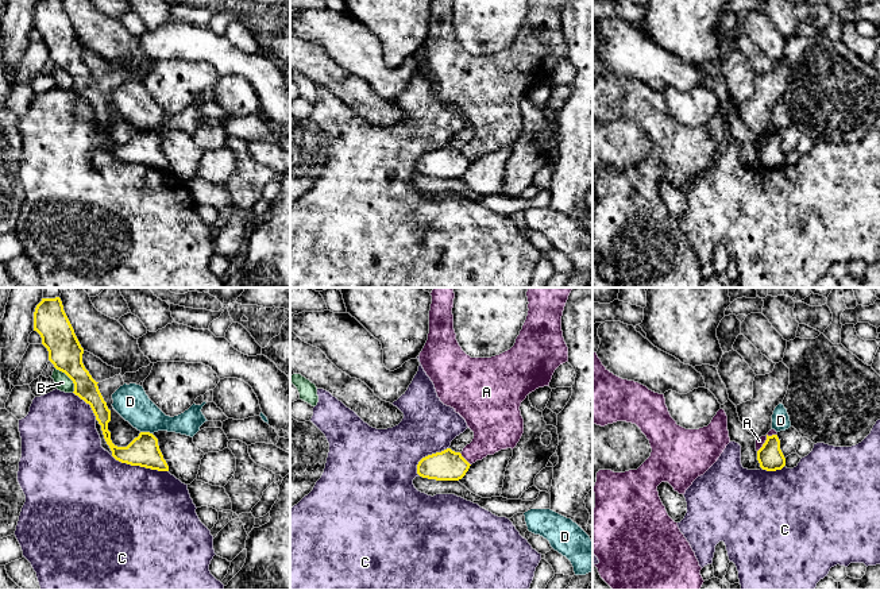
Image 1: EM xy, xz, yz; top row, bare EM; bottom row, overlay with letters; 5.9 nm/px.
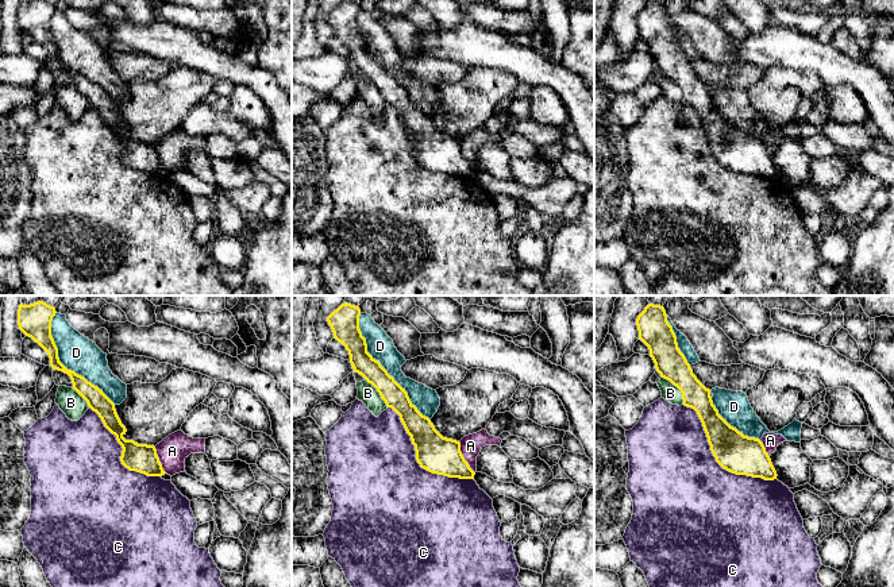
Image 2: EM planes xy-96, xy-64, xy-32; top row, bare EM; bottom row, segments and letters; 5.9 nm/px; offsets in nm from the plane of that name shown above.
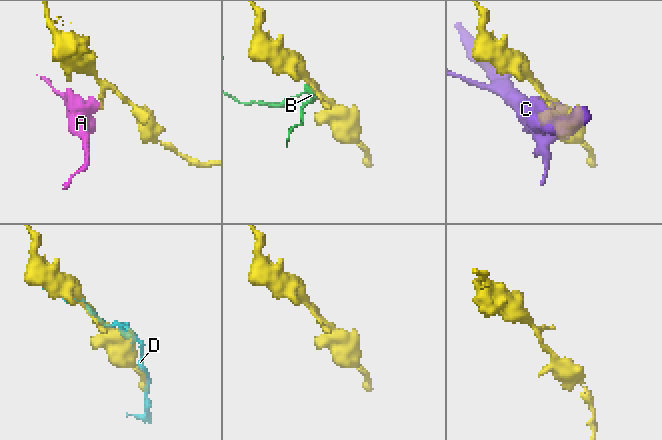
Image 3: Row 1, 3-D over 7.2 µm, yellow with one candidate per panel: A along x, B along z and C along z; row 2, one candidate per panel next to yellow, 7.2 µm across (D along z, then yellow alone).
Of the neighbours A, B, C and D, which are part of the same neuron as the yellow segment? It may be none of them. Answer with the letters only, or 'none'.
none

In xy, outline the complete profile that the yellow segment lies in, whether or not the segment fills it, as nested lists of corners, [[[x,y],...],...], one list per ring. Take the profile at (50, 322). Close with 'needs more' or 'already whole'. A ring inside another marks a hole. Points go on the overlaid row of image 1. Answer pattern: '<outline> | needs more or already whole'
[[[59,297],[42,298],[36,305],[34,331],[40,335],[42,344],[49,351],[49,360],[73,381],[73,393],[90,405],[112,456],[131,466],[169,471],[158,439],[153,433],[140,432],[127,447],[117,447],[112,443],[108,431],[111,410],[99,390],[99,382],[92,378],[82,363],[84,348],[74,333]]] | already whole

